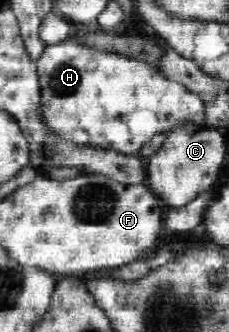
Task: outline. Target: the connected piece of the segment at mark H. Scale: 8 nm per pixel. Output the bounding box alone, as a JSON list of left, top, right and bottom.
[36,38,206,155]

